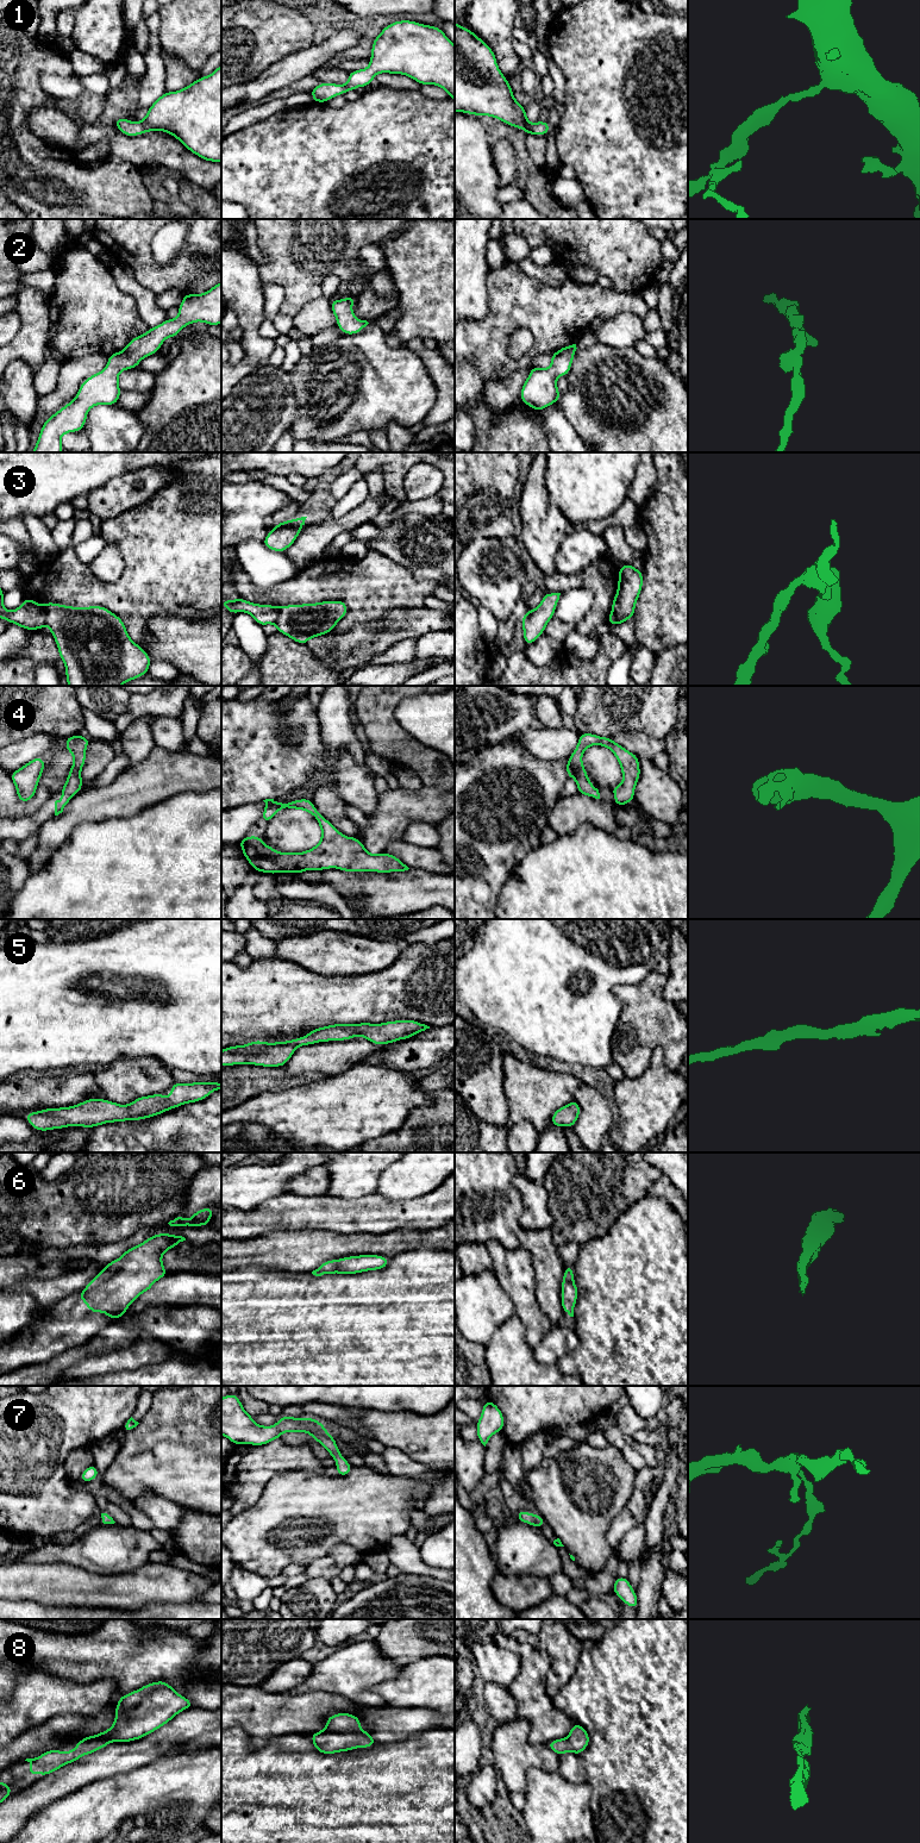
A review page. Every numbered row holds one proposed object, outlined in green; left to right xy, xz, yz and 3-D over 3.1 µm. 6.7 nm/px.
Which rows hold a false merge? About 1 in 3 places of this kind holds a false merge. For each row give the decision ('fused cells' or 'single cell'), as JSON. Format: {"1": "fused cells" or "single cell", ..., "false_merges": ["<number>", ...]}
{"1": "single cell", "2": "single cell", "3": "fused cells", "4": "single cell", "5": "single cell", "6": "single cell", "7": "single cell", "8": "single cell", "false_merges": ["3"]}

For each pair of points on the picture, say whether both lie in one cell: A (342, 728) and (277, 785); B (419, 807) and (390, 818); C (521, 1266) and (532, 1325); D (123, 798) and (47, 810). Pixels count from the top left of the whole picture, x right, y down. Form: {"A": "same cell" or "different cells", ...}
{"A": "different cells", "B": "same cell", "C": "same cell", "D": "different cells"}

